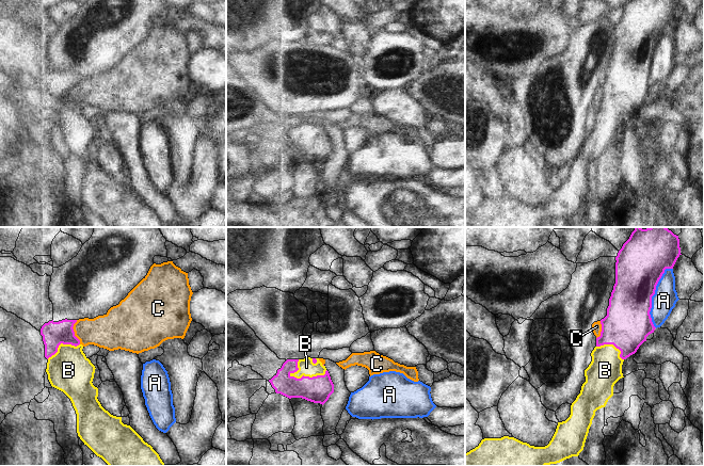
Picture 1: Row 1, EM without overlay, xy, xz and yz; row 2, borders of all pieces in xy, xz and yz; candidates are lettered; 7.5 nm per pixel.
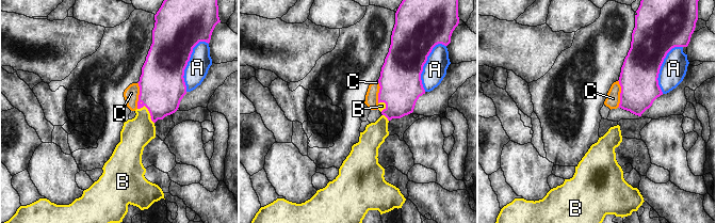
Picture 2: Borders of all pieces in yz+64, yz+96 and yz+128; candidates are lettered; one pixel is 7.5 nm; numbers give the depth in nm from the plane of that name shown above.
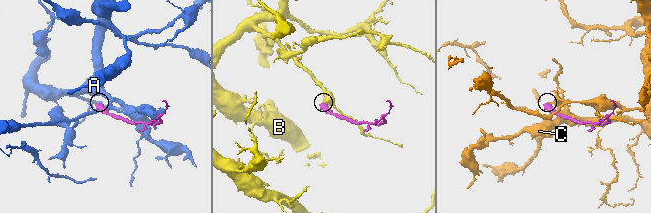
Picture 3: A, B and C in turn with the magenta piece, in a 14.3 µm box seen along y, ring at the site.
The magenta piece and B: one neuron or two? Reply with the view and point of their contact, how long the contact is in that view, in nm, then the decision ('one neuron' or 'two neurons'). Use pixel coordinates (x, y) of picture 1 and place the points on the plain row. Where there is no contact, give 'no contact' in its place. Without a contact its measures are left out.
xz (308, 138) | 300 nm | one neuron

